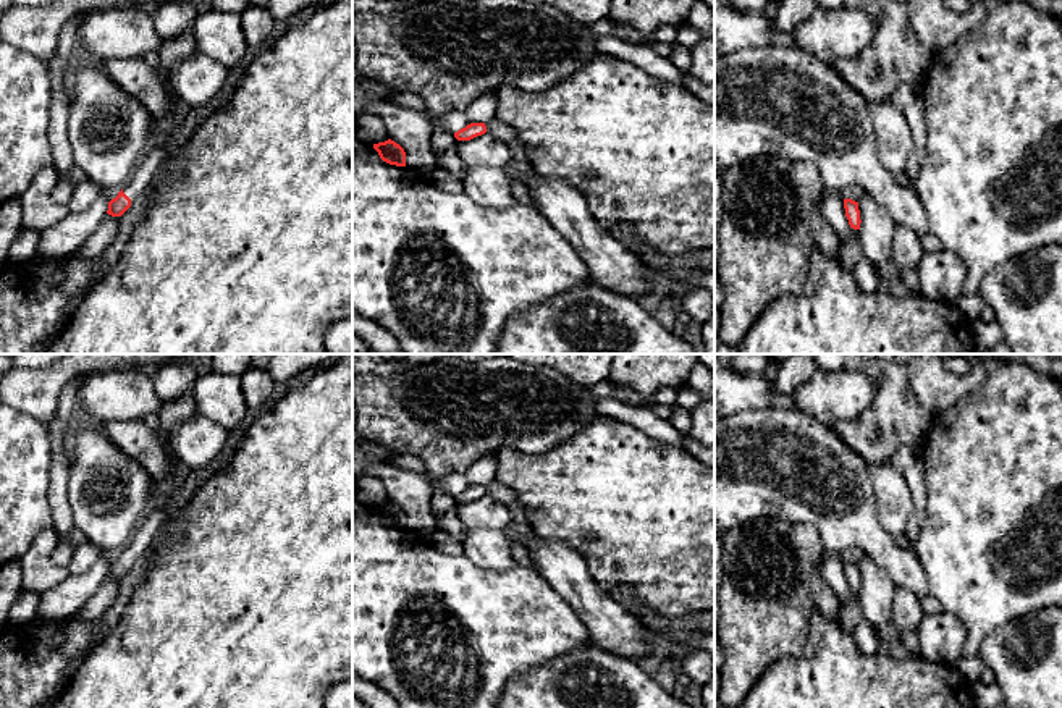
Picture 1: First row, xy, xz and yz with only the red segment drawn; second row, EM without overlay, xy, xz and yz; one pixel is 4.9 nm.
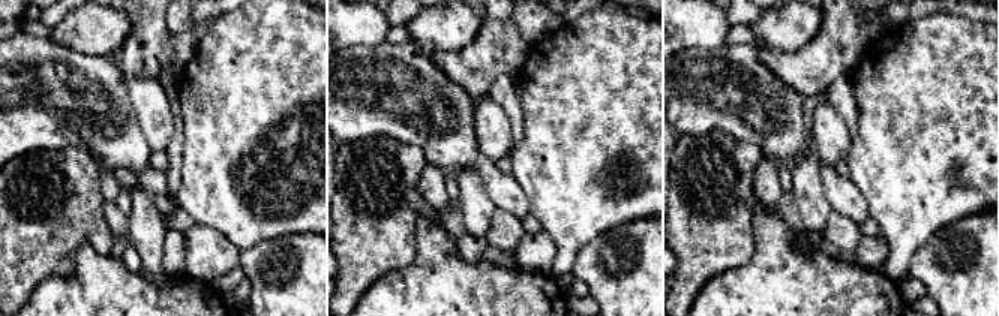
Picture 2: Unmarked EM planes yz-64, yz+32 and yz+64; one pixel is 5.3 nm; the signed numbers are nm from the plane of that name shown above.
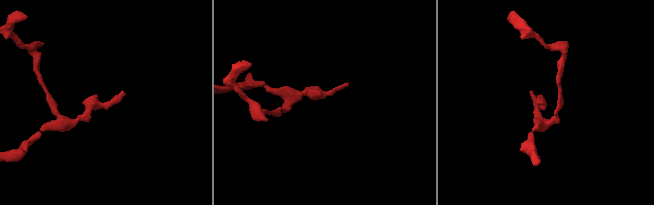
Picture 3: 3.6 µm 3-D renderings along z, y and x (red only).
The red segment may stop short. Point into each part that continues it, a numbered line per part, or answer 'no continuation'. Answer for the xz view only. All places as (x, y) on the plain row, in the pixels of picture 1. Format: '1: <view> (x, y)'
no continuation

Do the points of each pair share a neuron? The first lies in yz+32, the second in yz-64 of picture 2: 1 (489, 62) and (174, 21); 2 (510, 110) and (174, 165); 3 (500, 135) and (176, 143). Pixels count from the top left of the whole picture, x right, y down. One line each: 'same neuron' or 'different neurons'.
1: different neurons
2: same neuron
3: different neurons

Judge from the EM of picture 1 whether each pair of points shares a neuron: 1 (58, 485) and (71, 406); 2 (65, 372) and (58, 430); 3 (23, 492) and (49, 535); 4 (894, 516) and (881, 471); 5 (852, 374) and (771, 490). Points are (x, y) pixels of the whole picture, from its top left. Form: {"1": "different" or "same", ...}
{"1": "same", "2": "different", "3": "different", "4": "same", "5": "different"}

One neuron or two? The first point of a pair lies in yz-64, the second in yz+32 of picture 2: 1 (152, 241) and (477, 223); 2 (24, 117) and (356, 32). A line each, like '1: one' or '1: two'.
1: one
2: two

